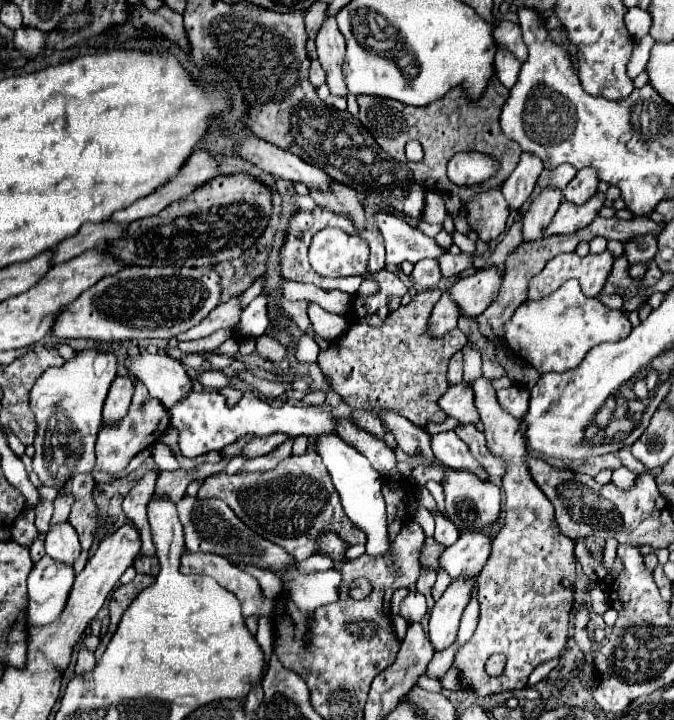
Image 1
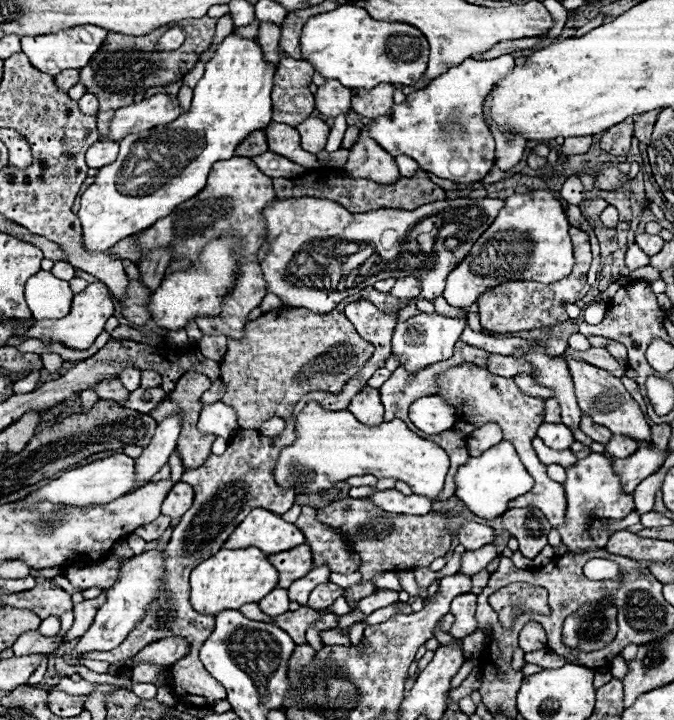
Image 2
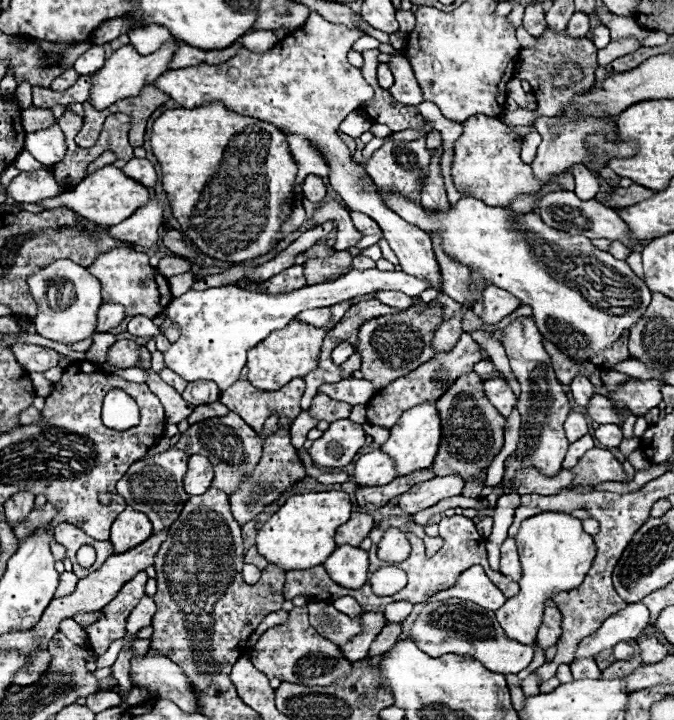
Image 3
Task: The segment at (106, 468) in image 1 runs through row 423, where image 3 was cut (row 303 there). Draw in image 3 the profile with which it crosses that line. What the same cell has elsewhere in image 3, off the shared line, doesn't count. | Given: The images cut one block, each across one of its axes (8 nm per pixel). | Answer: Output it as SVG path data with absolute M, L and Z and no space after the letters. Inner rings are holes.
M118 246L106 254L100 254L88 270L102 284L102 300L122 304L126 308L126 316L146 314L148 318L154 318L172 302L168 280L162 274L158 274L156 268L148 264L148 254L144 252L136 252L126 246ZM140 280L146 282L144 288L140 288Z

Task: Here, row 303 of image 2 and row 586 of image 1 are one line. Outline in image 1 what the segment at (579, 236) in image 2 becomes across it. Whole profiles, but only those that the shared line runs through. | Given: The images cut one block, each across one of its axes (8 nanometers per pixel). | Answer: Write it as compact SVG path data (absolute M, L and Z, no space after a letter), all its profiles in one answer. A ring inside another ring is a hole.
M478 378L472 388L480 420L484 422L488 450L502 458L506 466L502 476L502 488L506 494L506 522L494 540L492 554L482 574L478 576L478 628L456 654L450 672L442 678L442 686L450 690L472 686L480 696L490 696L512 688L524 688L530 672L536 666L556 660L566 652L570 610L576 602L576 558L574 542L558 530L558 524L554 522L554 506L536 486L528 470L528 448L520 420L500 408L496 390L486 378ZM492 654L506 656L506 670L498 678L490 678L484 670L484 664Z

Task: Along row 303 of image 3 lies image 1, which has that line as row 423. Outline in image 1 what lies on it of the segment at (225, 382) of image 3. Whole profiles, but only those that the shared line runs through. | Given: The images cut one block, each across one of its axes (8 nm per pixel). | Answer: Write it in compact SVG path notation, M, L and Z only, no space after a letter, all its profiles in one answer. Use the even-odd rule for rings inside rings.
M218 390L192 392L170 410L170 424L180 432L180 450L186 458L196 458L208 450L222 450L224 446L232 444L238 436L244 434L258 436L266 436L272 432L284 432L288 436L338 434L338 420L340 418L328 412L324 406L284 404L280 408L274 408L254 392L244 392L244 398L232 408L226 404L226 398Z

